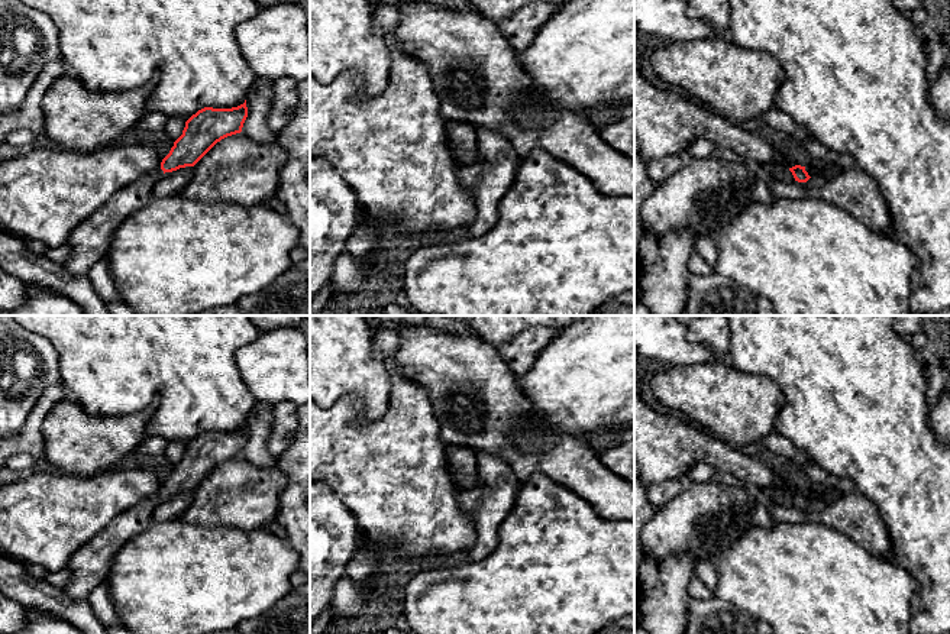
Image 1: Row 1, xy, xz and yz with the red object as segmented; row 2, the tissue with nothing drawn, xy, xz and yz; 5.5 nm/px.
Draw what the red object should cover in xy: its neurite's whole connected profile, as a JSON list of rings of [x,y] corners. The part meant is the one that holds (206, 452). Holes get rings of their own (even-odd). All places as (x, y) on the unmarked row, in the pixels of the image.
[[[246,424],[238,431],[204,431],[193,439],[159,492],[119,514],[74,553],[68,563],[71,579],[62,588],[64,592],[72,599],[85,601],[96,586],[106,582],[122,546],[154,523],[152,512],[165,496],[194,491],[217,466],[240,457],[246,441]]]

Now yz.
[[[778,489],[769,491],[769,498],[772,498],[776,504],[791,507],[791,505],[798,505],[798,507],[807,507],[811,501],[805,495],[805,491],[795,489],[792,492],[782,492]]]

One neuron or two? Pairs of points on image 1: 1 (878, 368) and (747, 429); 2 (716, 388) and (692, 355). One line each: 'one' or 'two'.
1: two
2: two

